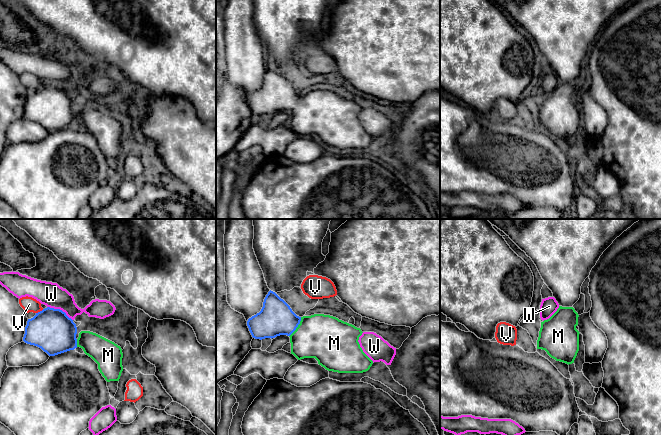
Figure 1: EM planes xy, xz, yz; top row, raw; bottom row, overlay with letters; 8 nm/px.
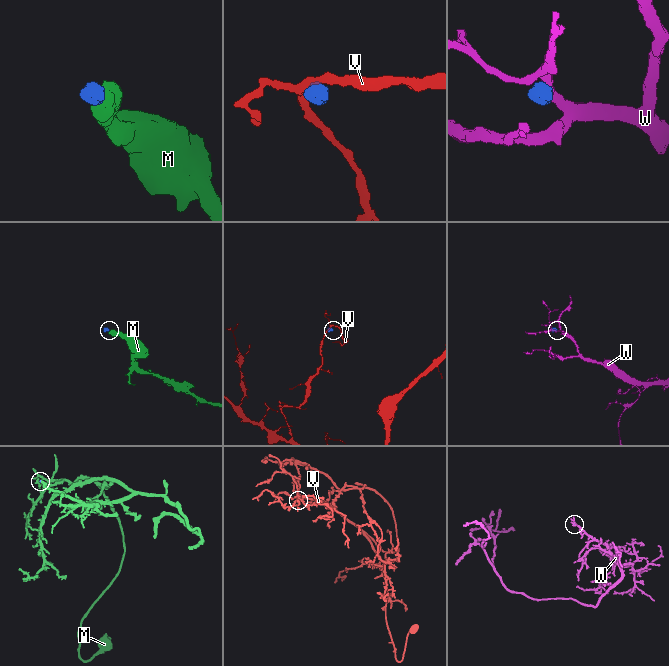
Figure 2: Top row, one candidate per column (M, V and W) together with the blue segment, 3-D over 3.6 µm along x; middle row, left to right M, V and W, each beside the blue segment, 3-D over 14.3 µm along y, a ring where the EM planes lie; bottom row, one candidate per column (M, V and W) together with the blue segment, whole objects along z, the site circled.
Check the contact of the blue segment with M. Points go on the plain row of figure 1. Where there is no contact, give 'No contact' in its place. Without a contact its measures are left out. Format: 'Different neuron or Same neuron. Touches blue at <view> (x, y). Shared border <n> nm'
Same neuron. Touches blue at xz (297, 102). Shared border 190 nm

